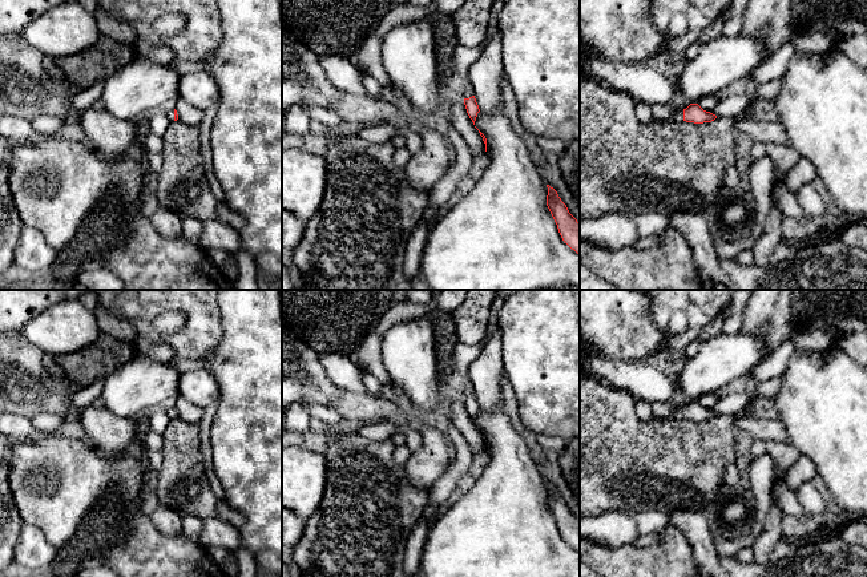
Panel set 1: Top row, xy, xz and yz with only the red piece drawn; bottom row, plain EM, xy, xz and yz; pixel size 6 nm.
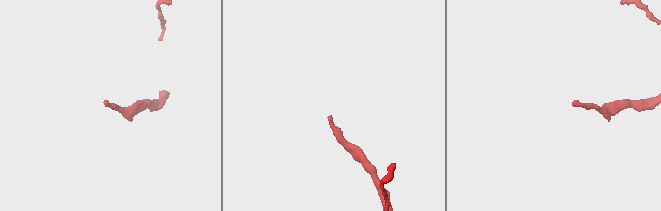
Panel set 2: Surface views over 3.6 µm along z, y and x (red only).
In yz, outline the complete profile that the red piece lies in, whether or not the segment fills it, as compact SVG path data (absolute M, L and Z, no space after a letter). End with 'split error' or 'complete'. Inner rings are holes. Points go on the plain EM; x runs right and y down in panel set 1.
M690 402L683 408L673 411L668 419L686 419L694 421L711 420L717 416L715 412L703 408L698 402Z; split error

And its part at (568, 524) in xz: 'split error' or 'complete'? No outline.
complete

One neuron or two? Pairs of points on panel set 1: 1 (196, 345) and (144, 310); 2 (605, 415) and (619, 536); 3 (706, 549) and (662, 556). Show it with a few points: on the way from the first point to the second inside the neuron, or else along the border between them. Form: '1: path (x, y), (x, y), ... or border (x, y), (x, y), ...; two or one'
1: path (178, 341), (156, 338), (145, 327); one
2: border (626, 512), (608, 511), (593, 516); two
3: border (674, 525), (689, 541), (694, 552); two

